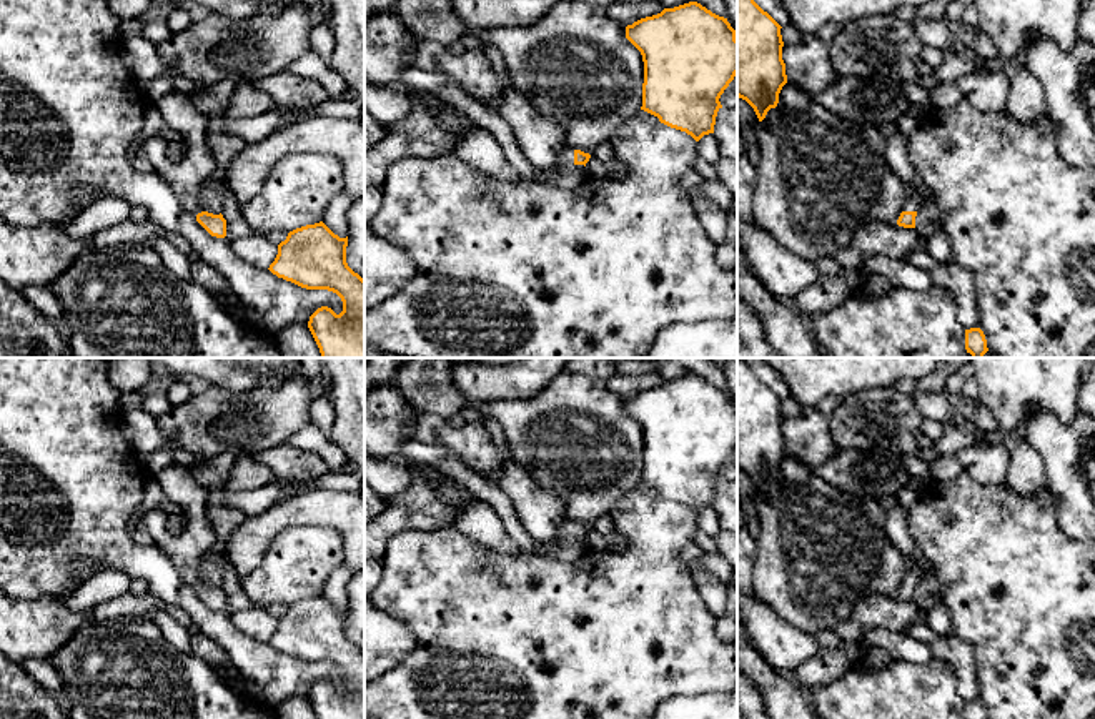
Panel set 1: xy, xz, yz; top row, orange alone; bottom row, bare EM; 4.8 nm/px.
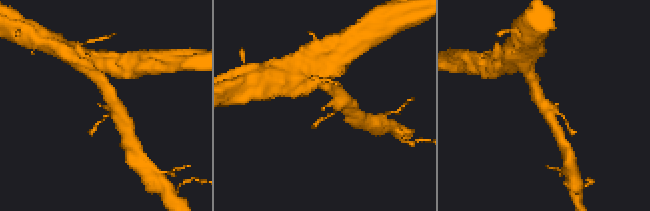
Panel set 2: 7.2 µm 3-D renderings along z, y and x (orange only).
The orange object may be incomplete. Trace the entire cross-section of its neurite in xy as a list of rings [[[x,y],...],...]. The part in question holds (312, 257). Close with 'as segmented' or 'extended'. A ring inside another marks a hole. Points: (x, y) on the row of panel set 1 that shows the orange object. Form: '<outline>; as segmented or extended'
[[[323,221],[306,225],[288,233],[278,245],[278,255],[270,271],[306,290],[328,290],[343,301],[343,311],[318,308],[308,321],[308,328],[320,348],[321,358],[364,358],[364,280],[346,263],[348,236],[339,238]]]; as segmented

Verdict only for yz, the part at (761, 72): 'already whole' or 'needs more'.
already whole

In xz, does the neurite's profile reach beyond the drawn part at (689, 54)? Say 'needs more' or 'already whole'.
already whole

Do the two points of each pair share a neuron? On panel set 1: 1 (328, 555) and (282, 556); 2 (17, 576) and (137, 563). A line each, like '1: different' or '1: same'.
1: same
2: same

